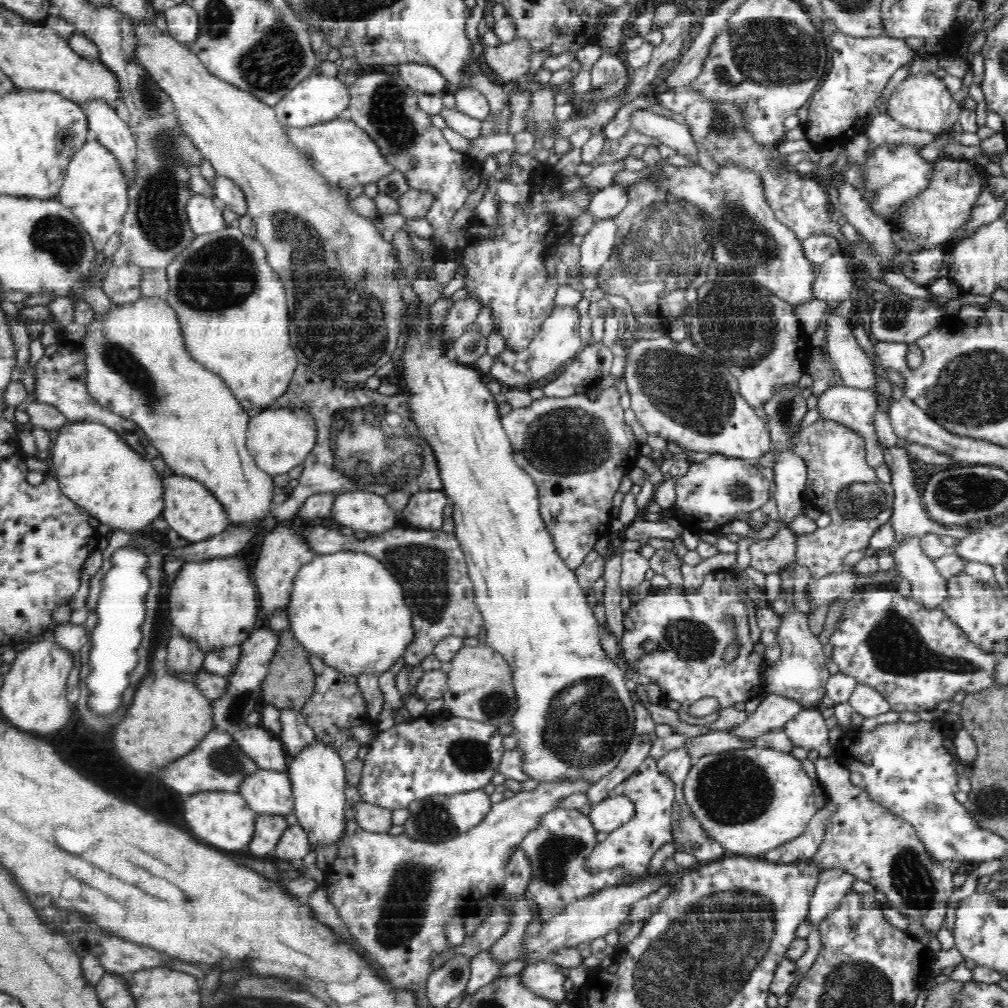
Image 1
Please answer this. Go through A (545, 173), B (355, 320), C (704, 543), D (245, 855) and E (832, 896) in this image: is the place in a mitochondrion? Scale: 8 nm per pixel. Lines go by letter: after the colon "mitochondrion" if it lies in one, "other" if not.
A: other
B: mitochondrion
C: other
D: other
E: other

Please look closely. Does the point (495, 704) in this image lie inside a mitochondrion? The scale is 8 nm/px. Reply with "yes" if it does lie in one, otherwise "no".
yes

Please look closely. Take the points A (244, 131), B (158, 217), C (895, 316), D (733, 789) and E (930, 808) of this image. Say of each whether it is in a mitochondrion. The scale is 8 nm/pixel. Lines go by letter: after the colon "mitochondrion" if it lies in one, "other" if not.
A: other
B: mitochondrion
C: mitochondrion
D: mitochondrion
E: mitochondrion

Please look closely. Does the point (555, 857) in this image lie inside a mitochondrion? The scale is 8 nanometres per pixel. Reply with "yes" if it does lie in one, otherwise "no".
yes

